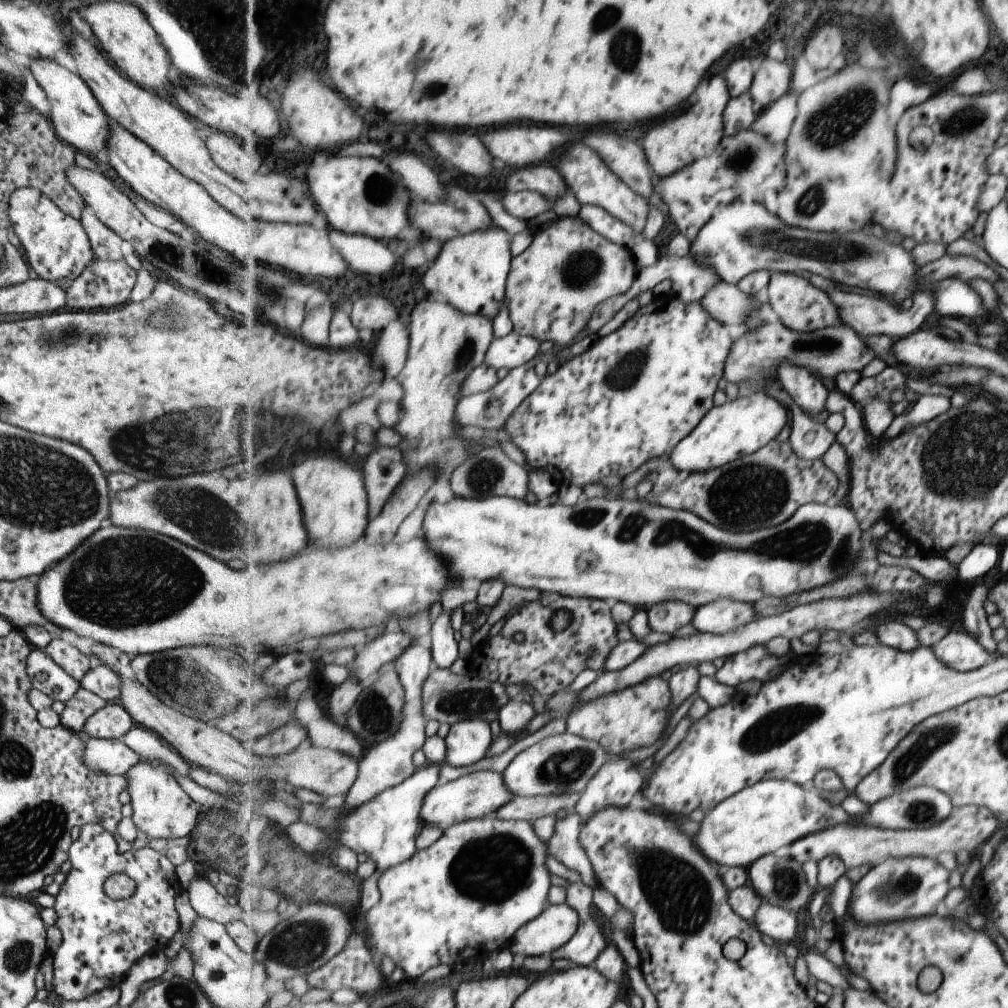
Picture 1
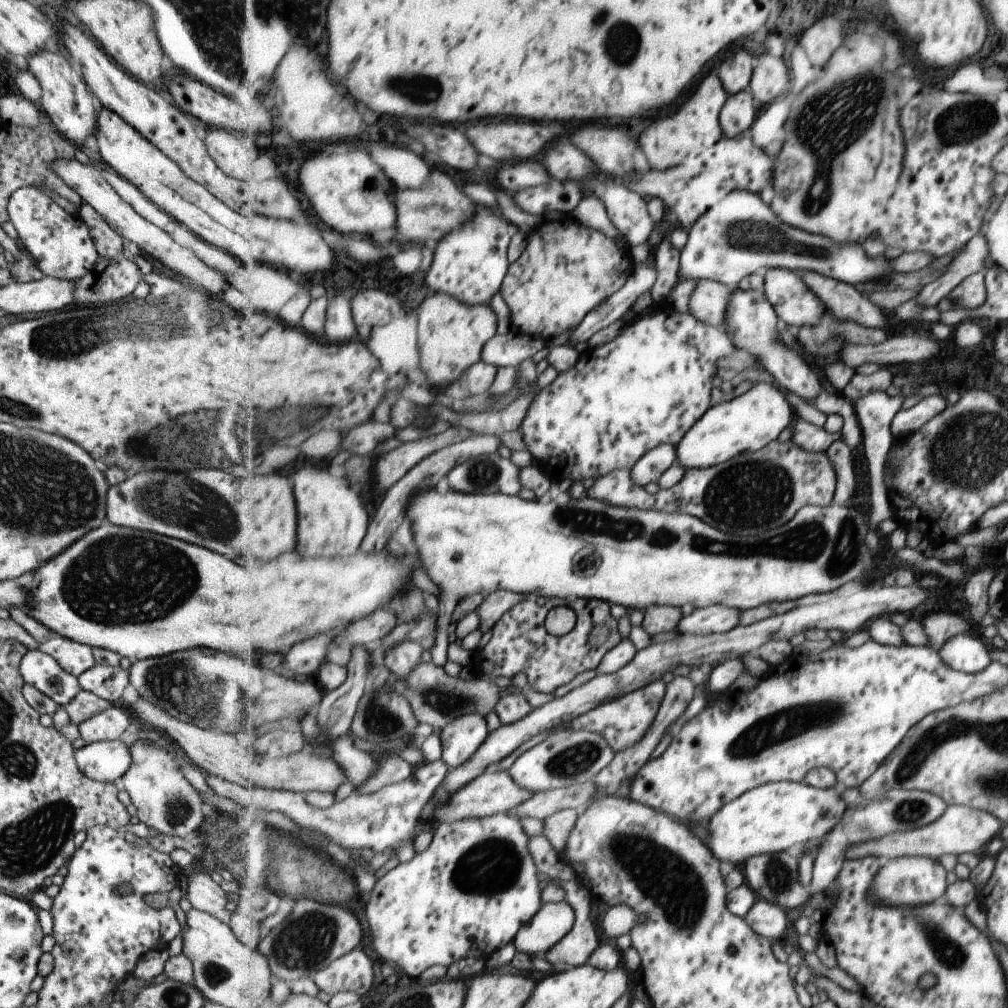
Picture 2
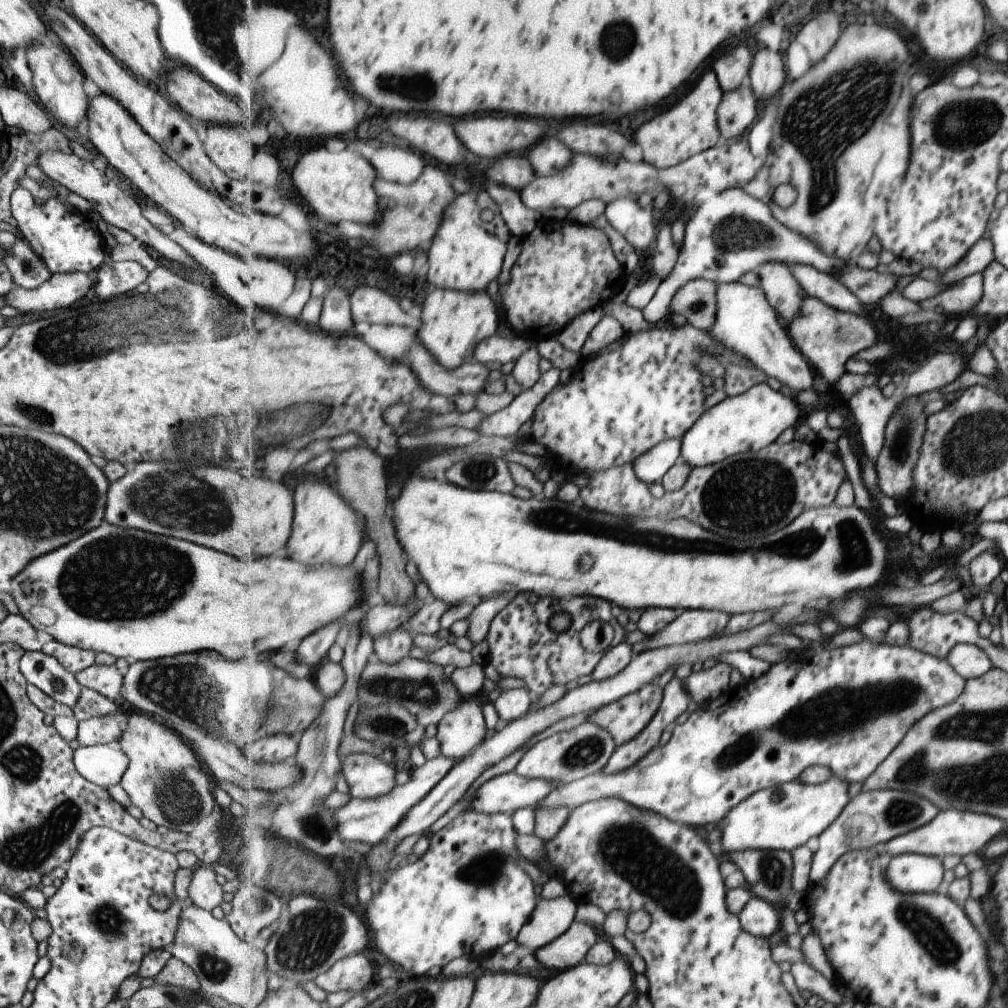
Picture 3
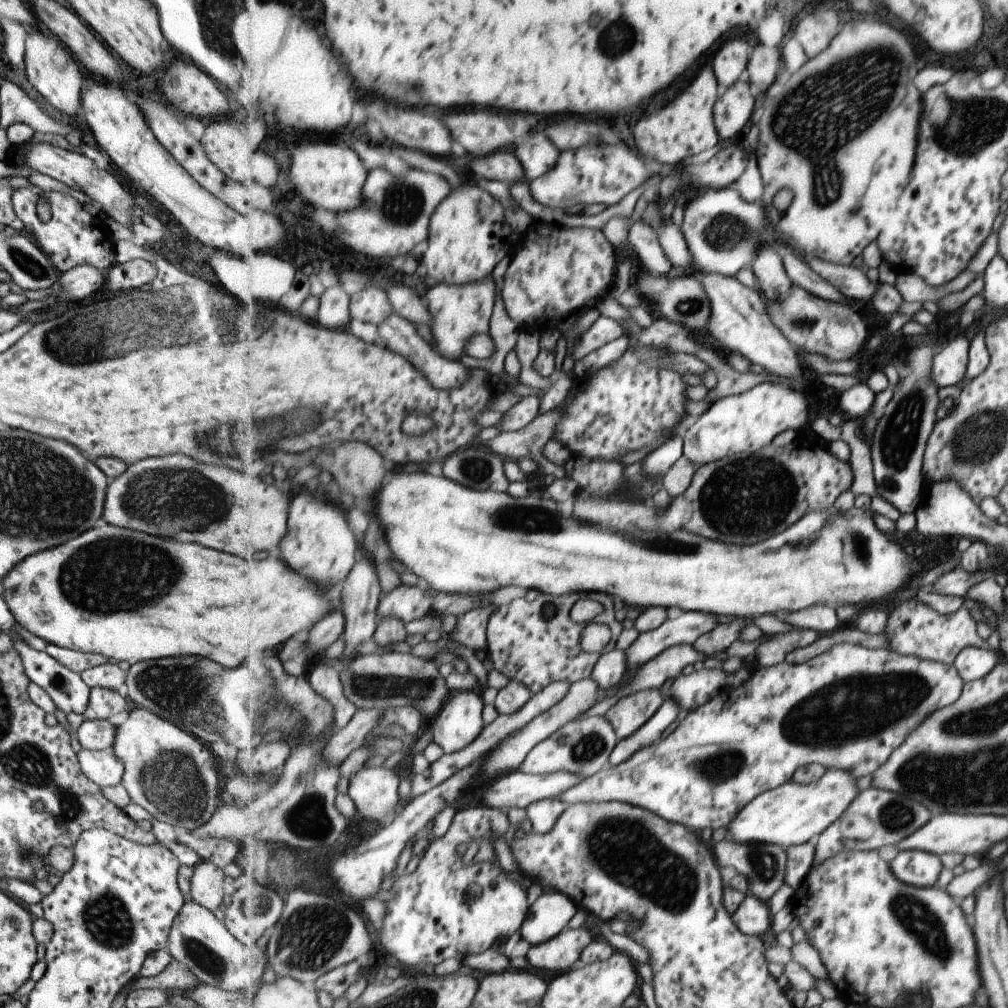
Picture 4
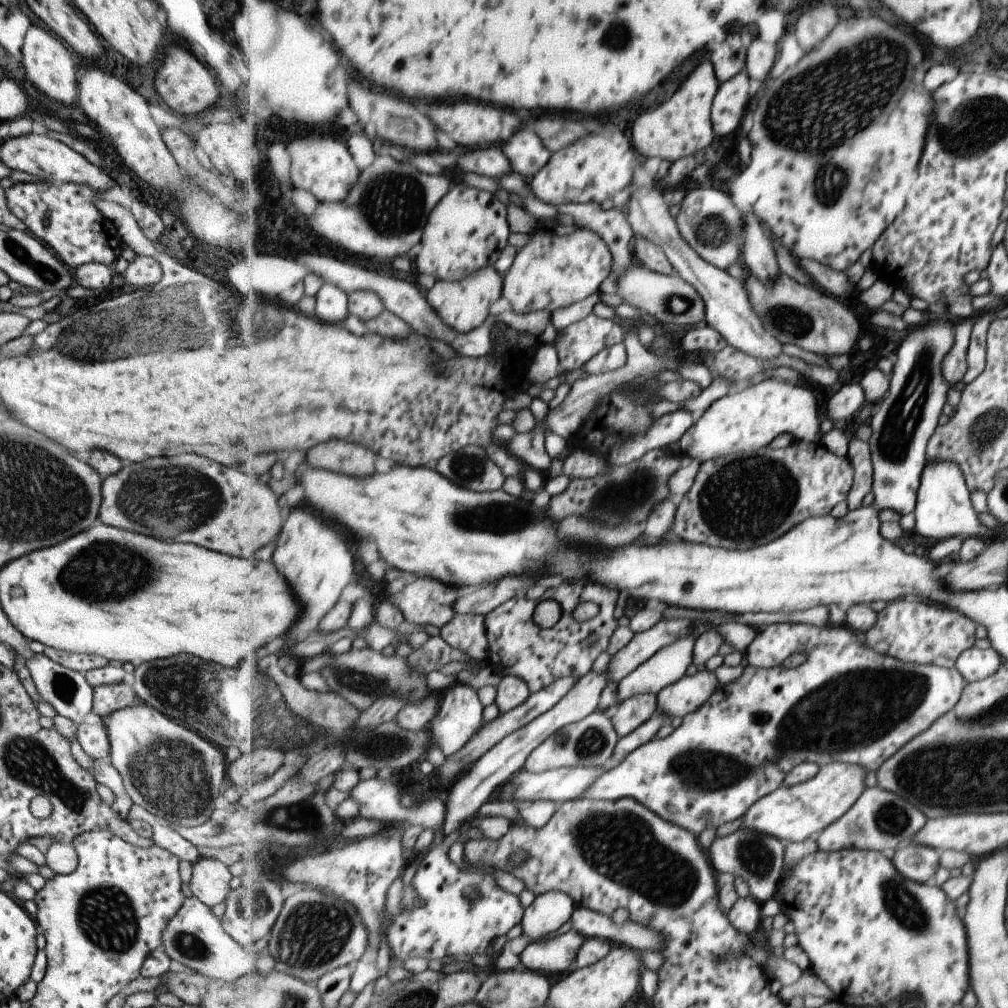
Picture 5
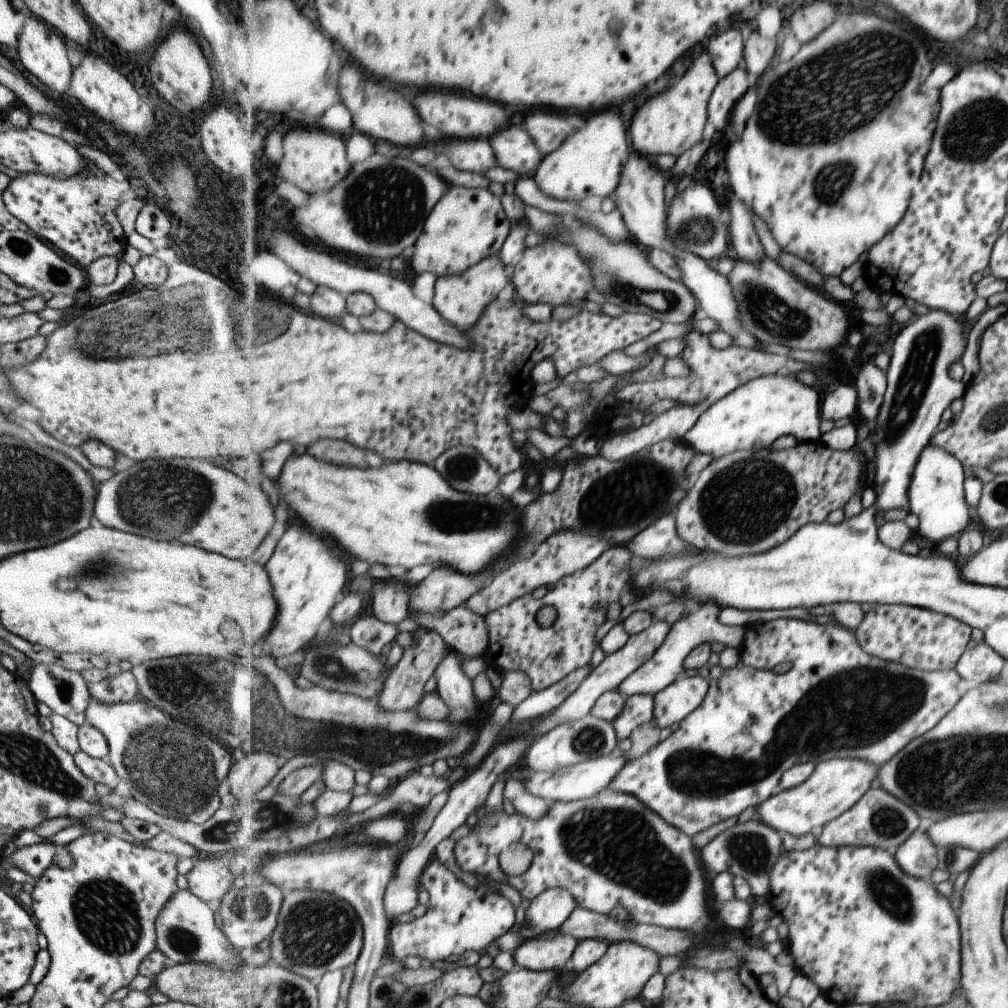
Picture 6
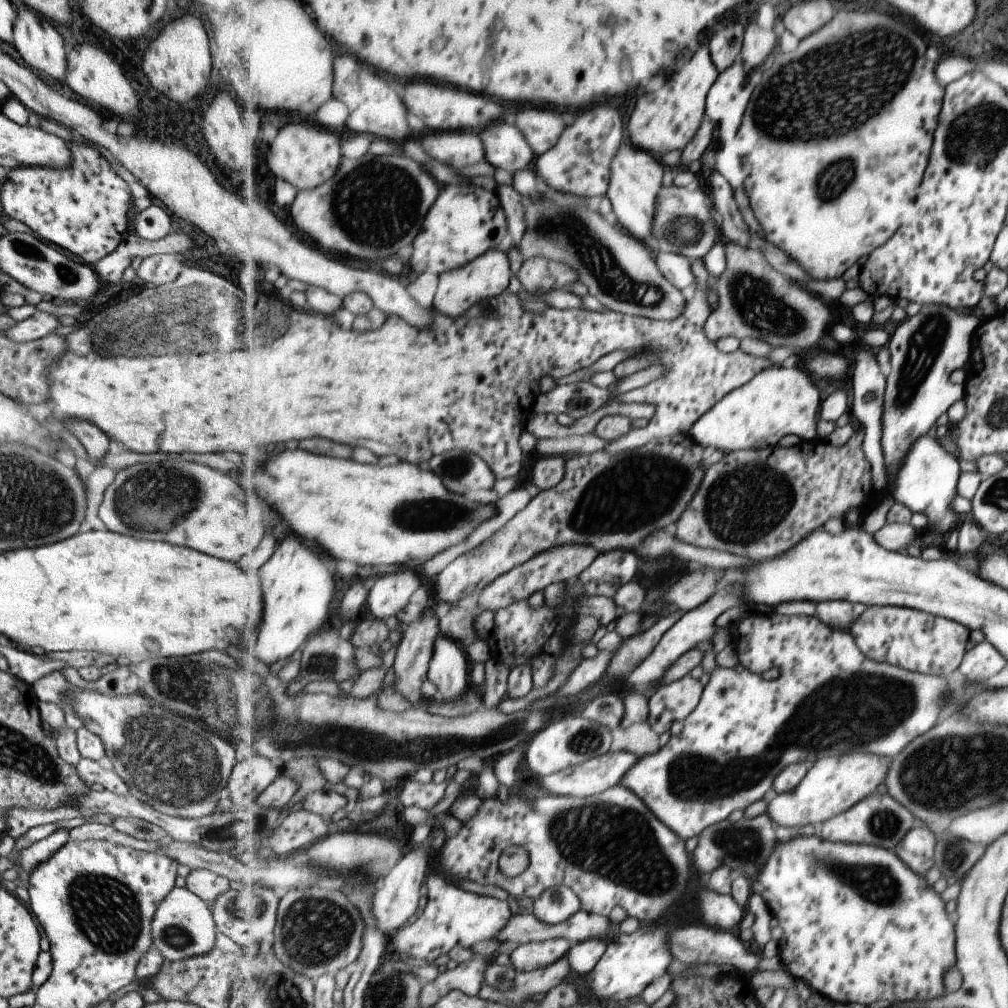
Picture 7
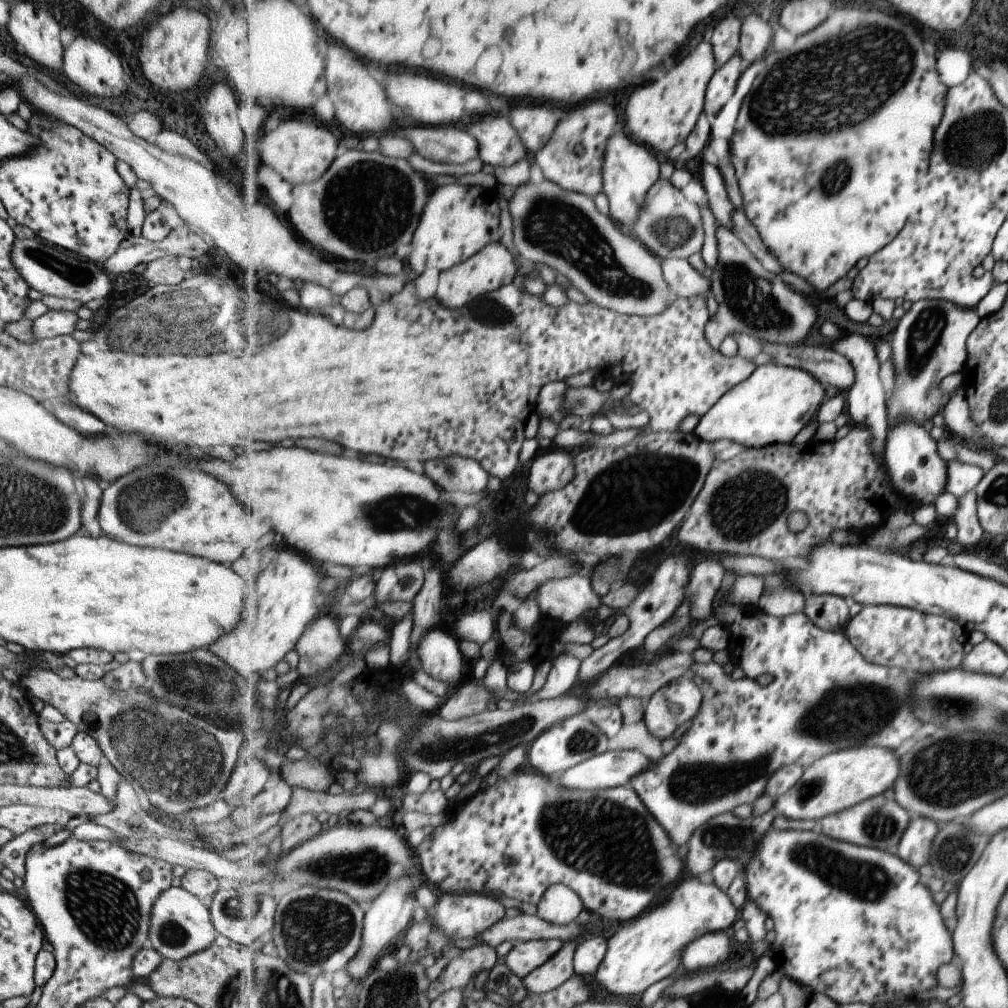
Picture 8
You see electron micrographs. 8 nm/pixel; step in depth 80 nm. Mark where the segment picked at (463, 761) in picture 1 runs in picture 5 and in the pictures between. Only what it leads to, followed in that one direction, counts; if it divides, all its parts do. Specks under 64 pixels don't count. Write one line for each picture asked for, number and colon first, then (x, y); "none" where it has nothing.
2: (463, 737)
3: (462, 730)
4: (460, 722)
5: (461, 716)

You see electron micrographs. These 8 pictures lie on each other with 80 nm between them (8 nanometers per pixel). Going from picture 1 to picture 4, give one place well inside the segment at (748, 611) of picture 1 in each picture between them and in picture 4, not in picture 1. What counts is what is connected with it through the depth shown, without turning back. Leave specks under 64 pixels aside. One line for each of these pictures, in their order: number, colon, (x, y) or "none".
2: (718, 619)
3: (693, 625)
4: (686, 629)

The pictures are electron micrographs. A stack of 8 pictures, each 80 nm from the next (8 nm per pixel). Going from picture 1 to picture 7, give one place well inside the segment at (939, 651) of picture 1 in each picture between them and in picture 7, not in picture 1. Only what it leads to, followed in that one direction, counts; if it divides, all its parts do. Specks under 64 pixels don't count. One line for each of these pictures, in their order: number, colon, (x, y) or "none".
2: (965, 653)
3: (971, 661)
4: (972, 663)
5: (974, 664)
6: (981, 663)
7: (977, 664)

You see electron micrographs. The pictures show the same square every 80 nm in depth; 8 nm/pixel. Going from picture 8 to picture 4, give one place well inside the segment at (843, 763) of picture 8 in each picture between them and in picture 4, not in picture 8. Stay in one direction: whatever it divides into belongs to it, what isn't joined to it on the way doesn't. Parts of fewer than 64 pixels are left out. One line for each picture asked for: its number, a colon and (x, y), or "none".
4: (793, 813)
5: (791, 814)
6: (836, 785)
7: (833, 785)

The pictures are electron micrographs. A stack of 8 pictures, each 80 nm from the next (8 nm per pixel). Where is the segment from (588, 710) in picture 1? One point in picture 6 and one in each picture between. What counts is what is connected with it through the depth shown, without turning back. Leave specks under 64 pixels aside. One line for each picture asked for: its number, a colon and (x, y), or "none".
2: (625, 721)
3: (625, 719)
4: (630, 713)
5: (630, 714)
6: (639, 709)

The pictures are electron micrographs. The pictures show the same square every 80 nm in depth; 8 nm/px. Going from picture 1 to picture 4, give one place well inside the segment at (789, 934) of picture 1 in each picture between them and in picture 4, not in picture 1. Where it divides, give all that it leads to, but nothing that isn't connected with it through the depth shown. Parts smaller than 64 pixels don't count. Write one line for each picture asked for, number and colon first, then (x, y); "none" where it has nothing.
2: (770, 920)
3: (761, 918)
4: (753, 915)

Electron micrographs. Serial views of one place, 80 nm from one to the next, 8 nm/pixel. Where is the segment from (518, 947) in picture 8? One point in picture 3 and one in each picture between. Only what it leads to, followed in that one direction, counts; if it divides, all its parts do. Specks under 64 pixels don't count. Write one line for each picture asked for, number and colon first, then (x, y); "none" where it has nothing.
3: (568, 951)
4: (559, 954)
5: (555, 955)
6: (545, 954)
7: (531, 956)

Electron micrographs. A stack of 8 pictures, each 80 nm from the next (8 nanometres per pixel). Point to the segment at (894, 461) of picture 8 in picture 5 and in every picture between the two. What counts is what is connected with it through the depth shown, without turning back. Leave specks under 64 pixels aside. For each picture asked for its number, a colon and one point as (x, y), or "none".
5: (943, 508)
6: (936, 473)
7: (925, 482)

